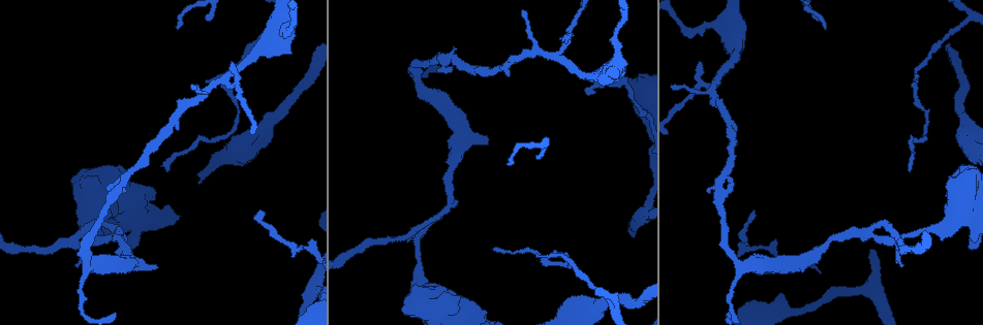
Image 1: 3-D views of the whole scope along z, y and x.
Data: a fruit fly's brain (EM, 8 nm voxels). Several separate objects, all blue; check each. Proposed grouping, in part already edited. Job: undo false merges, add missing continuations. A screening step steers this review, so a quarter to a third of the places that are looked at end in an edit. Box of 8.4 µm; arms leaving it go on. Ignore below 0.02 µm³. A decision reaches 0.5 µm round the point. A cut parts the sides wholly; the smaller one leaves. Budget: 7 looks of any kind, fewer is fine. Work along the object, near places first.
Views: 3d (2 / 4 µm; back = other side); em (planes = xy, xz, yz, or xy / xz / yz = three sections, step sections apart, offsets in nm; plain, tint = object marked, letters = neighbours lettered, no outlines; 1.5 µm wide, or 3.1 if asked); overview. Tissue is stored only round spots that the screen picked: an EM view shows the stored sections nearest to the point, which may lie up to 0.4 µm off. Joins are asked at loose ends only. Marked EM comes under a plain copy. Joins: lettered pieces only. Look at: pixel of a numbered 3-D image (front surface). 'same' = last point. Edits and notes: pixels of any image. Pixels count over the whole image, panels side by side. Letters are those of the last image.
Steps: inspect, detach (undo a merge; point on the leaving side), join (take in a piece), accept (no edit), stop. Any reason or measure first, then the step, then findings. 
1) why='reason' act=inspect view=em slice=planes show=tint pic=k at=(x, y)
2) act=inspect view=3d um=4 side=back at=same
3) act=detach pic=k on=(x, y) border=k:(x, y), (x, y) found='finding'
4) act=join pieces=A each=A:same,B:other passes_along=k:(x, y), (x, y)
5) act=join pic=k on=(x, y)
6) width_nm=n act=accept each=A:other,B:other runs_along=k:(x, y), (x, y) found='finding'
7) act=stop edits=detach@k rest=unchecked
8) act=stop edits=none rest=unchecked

why='sharp bend' act=inspect view=3d um=2 pic=1 at=(220, 80)

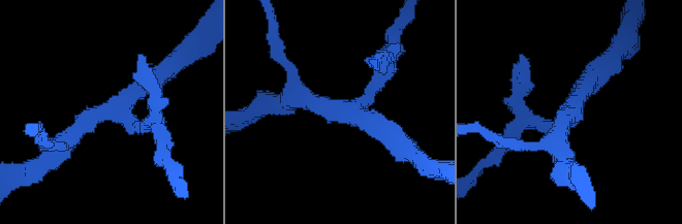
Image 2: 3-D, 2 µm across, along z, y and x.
act=inspect view=em slice=xz step=8 show=tint pic=2 at=(569, 110)

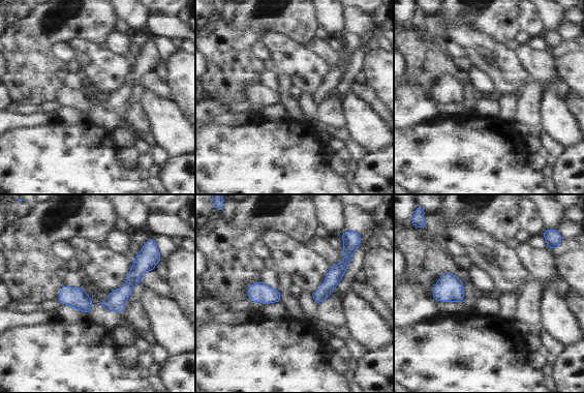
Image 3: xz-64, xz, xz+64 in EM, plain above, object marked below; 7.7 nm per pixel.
act=inspect view=em slice=planes show=letters at=same

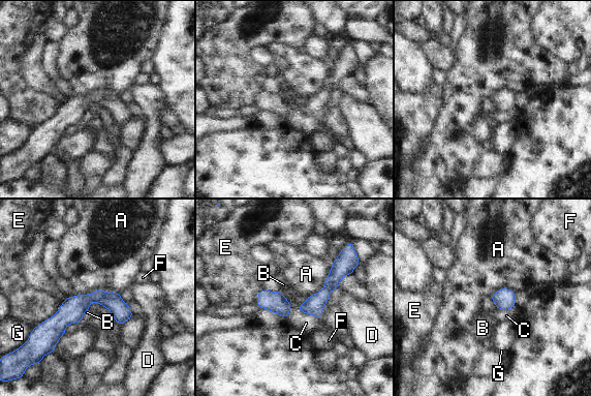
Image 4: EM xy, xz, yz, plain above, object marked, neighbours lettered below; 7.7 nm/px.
act=accept each=A:other,B:other,C:other,D:other,E:other,F:other,G:other found='all the same neuron'

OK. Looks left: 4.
why='branch stops here' act=inspect view=3d um=2 side=back pic=1 at=(899, 265)

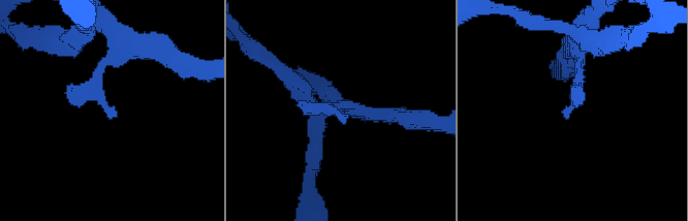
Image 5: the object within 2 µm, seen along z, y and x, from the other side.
why='need the tissue' act=inspect view=em slice=xz step=4 show=letters pic=5 at=(568, 115)

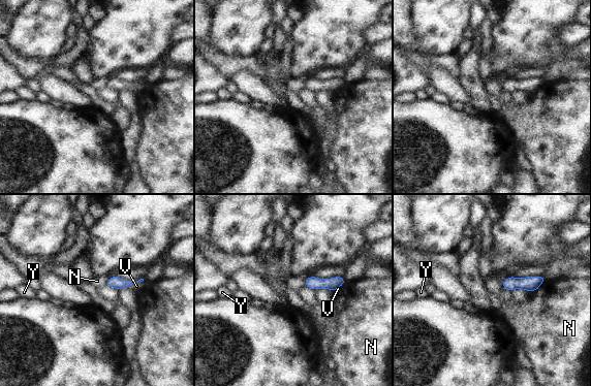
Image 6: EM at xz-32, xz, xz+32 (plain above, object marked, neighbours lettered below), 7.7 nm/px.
act=inspect view=em slice=planes show=letters at=same

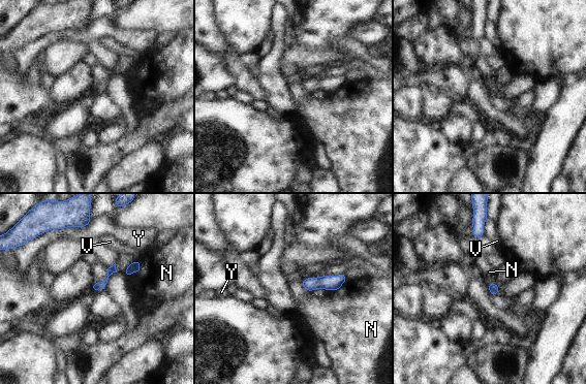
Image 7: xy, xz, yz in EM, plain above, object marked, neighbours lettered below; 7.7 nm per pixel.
act=accept each=N:other,V:other,Y:other runs_along=7:(343, 279), (335, 282), (305, 284) found='no lettered piece goes on from it'

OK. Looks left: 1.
why='tapers out' act=inspect view=em slice=planes show=letters pic=1 at=(258, 210)

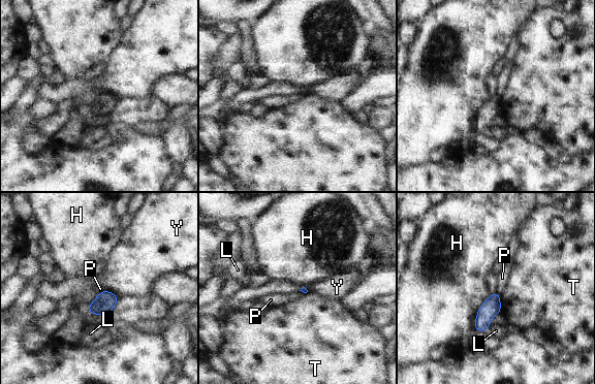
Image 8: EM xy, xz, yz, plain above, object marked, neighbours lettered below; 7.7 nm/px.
act=accept each=H:other,L:other,P:other,T:other,Y:other border=8:(496, 291), (499, 295) found='no lettered piece goes on from it'

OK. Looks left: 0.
act=stop edits=none rest=unchecked

